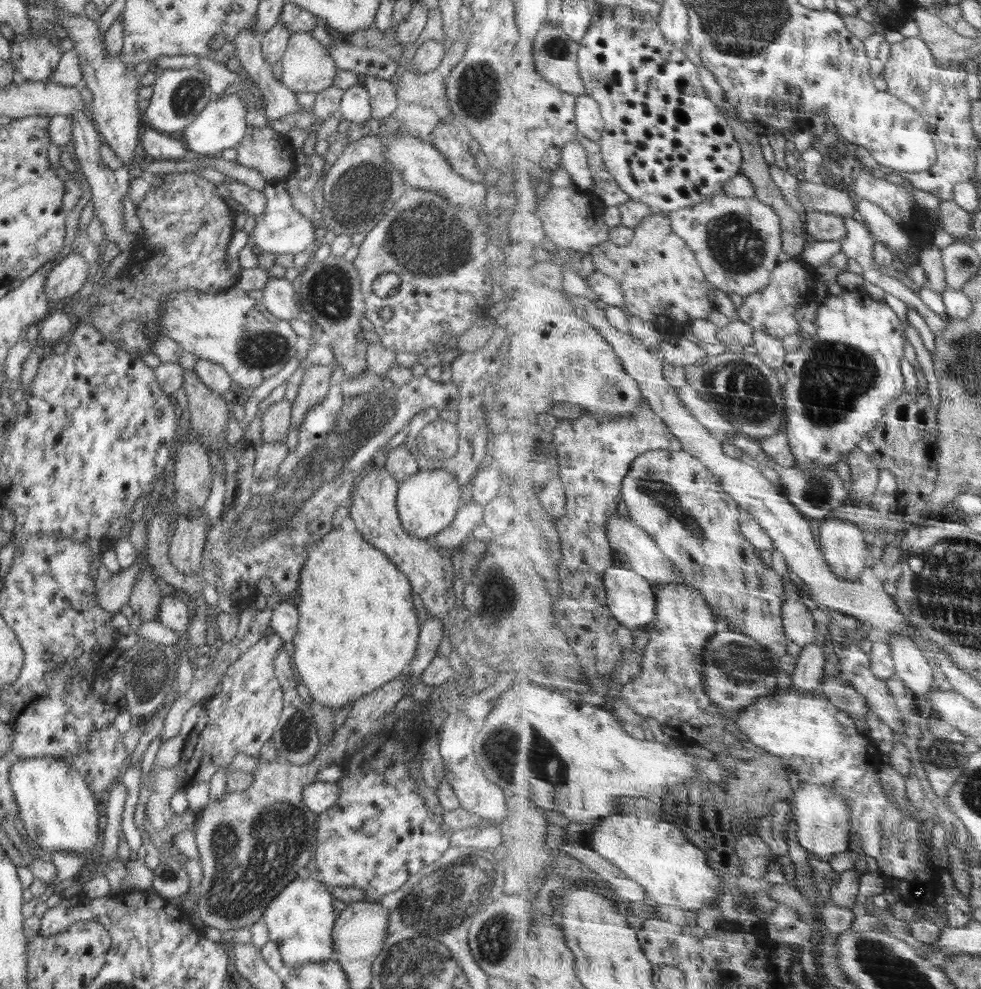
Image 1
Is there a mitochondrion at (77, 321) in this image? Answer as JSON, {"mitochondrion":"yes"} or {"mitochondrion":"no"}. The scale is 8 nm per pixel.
{"mitochondrion":"no"}

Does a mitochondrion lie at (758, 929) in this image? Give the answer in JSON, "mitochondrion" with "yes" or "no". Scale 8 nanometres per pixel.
{"mitochondrion":"no"}

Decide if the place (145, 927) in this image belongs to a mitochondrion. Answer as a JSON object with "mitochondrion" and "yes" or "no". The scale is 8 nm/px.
{"mitochondrion":"no"}

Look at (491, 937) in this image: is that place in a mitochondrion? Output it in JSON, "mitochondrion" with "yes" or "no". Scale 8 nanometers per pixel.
{"mitochondrion":"yes"}

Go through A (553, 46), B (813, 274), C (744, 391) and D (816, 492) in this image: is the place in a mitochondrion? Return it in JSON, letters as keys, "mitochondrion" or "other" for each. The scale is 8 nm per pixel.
{"A":"mitochondrion","B":"other","C":"mitochondrion","D":"mitochondrion"}

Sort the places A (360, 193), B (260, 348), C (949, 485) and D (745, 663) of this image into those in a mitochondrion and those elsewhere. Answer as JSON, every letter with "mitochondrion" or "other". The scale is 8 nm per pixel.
{"A":"mitochondrion","B":"mitochondrion","C":"other","D":"mitochondrion"}

